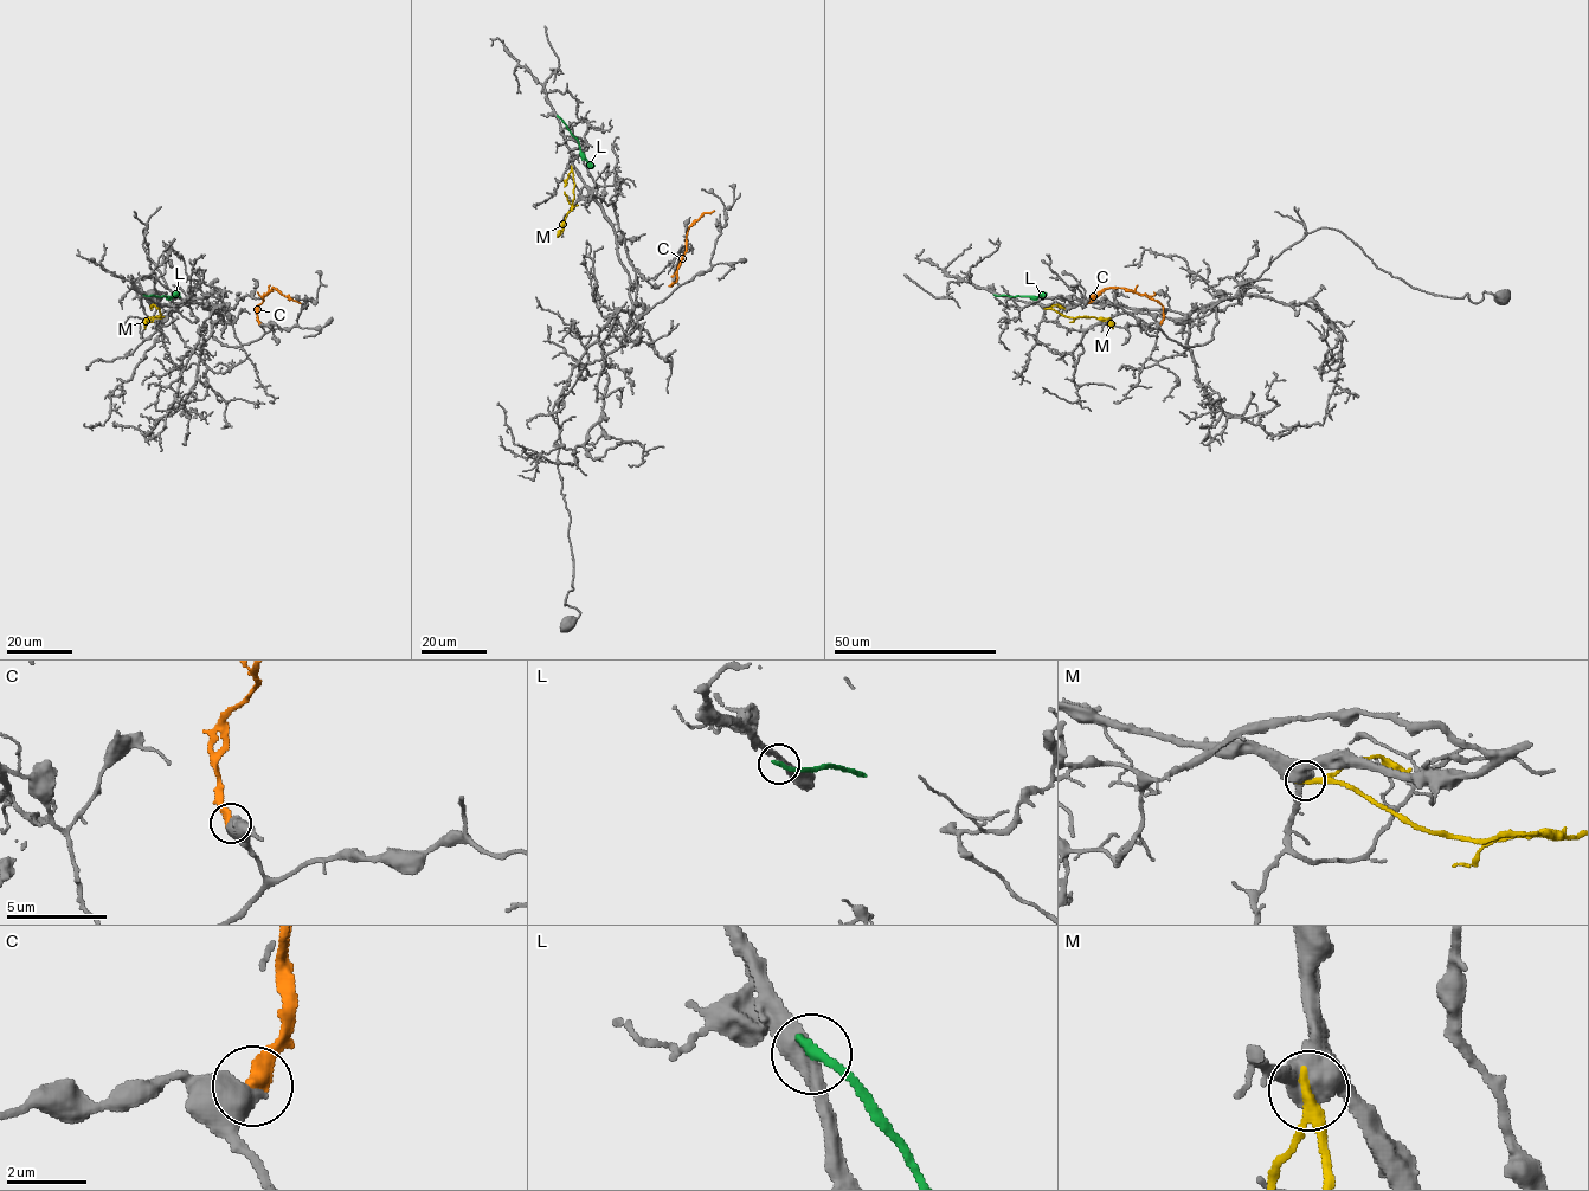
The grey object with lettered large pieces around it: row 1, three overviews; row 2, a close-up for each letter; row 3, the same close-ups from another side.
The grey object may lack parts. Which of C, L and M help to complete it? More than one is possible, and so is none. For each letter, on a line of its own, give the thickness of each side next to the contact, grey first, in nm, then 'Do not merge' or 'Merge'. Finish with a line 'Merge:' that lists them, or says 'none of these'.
C: Thickness 600 nm (grey) against 440 nm. Do not merge
L: Thickness 400 nm (grey) against 280 nm. Do not merge
M: Thickness 600 nm (grey) against 240 nm. Do not merge
Merge: none of these

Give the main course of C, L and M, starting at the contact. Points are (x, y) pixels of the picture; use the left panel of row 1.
C: (258, 322), (257, 307), (272, 288), (301, 303)
L: (145, 295), (174, 296), (179, 293)
M: (158, 308), (160, 317), (147, 319), (145, 328)

